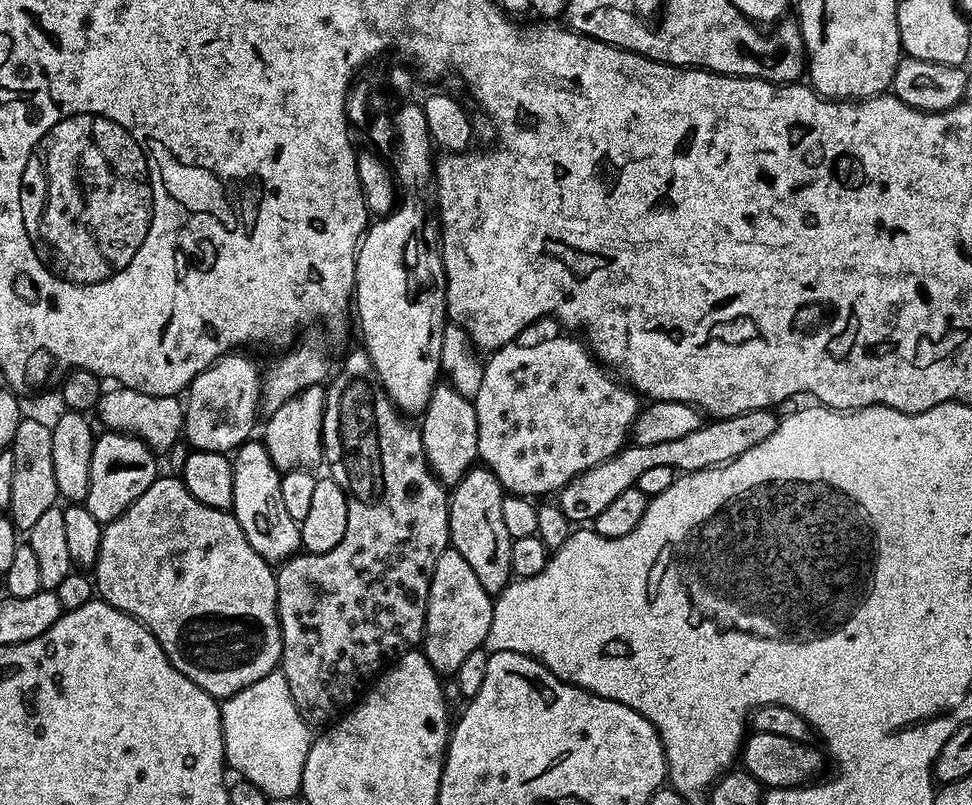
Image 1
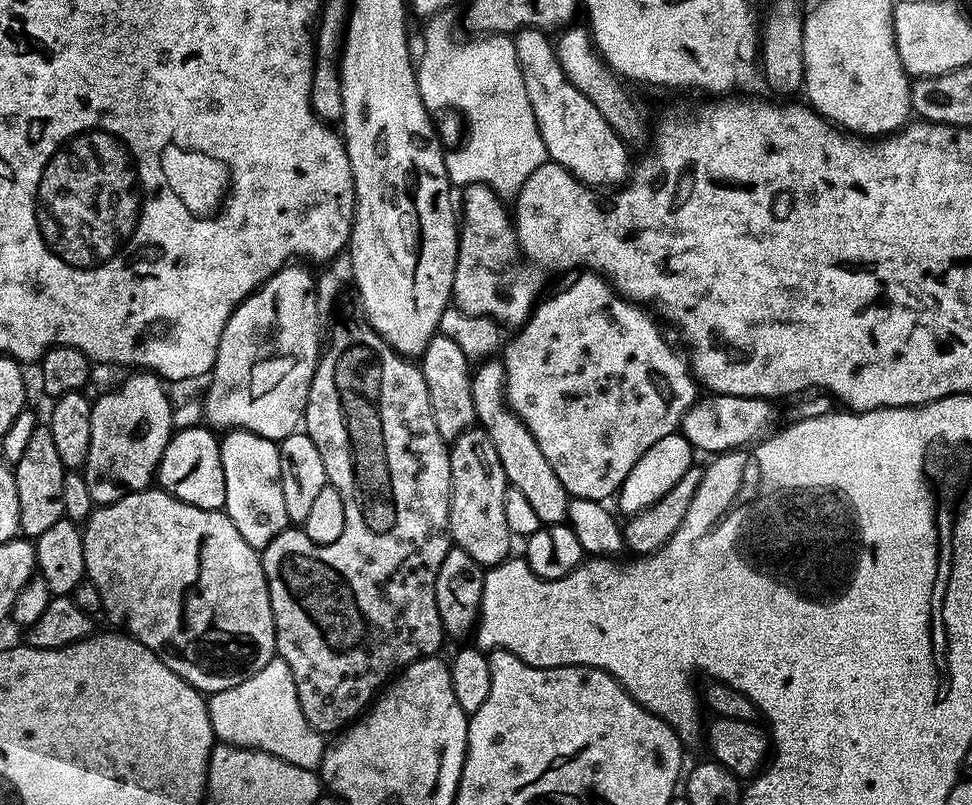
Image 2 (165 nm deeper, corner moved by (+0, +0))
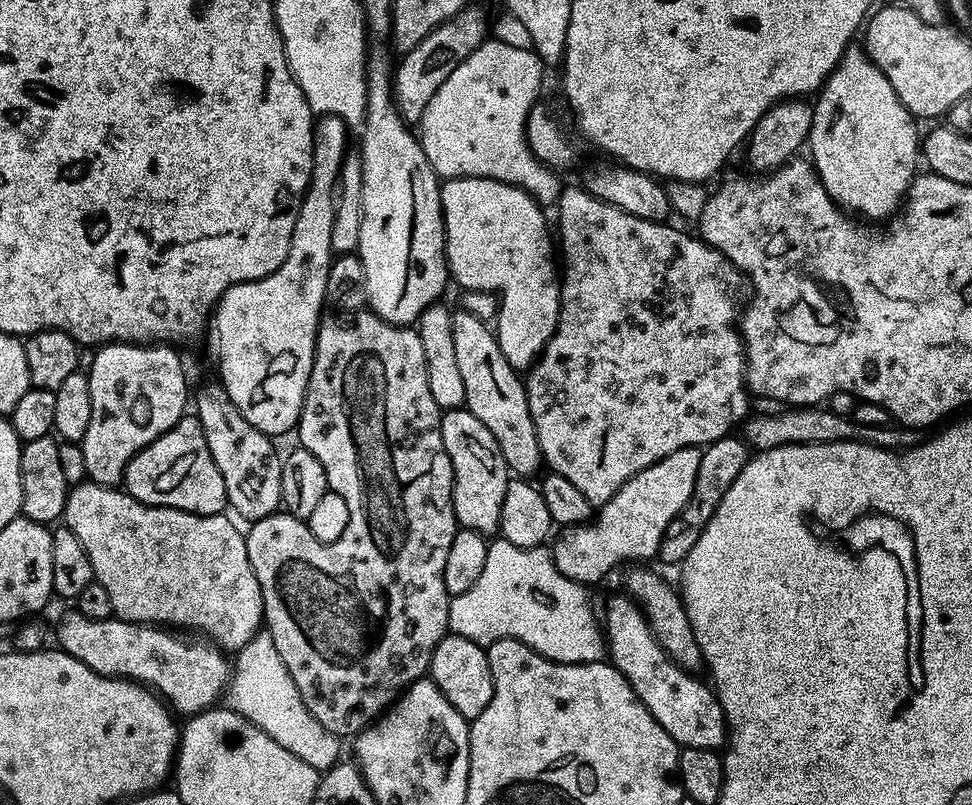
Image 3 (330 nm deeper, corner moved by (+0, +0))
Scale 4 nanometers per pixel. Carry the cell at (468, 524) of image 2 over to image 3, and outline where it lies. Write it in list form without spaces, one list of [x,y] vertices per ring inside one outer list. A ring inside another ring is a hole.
[[[466,407],[447,409],[440,417],[442,442],[452,463],[452,505],[460,528],[469,528],[481,534],[495,533],[500,527],[502,498],[506,498],[506,486],[510,479],[508,464],[503,460],[502,450],[494,435]]]

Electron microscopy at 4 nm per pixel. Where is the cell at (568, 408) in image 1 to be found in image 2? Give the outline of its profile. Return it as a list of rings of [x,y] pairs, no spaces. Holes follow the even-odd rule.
[[[591,270],[577,276],[580,277],[565,292],[550,297],[545,304],[544,301],[537,303],[532,315],[528,317],[528,323],[513,335],[517,336],[509,344],[507,341],[502,352],[505,368],[505,398],[514,414],[525,423],[534,440],[538,442],[538,446],[542,448],[546,461],[550,462],[550,466],[558,474],[569,497],[590,498],[604,502],[609,499],[607,496],[615,497],[619,493],[622,482],[630,474],[630,470],[634,470],[634,462],[638,462],[638,458],[642,458],[642,454],[646,454],[646,450],[650,450],[654,442],[666,438],[666,434],[677,431],[681,427],[683,416],[698,399],[698,392],[696,392],[698,381],[692,375],[689,361],[683,355],[680,357],[672,349],[671,342],[664,337],[663,330],[656,325],[657,317],[655,315],[652,317],[648,313],[651,311],[645,310],[631,300],[625,300],[603,276]]]

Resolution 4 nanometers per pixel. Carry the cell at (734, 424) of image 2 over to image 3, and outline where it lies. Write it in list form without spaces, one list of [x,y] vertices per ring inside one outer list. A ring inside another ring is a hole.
[[[802,406],[787,409],[784,414],[753,415],[745,421],[745,439],[757,451],[774,449],[786,444],[827,444],[830,441],[852,440],[862,441],[864,444],[874,445],[876,448],[891,452],[903,452],[907,448],[914,448],[922,440],[921,433],[910,428],[892,424],[882,427],[862,425],[847,415],[844,417],[840,414],[834,414],[830,410],[822,409],[823,407],[820,406]]]

